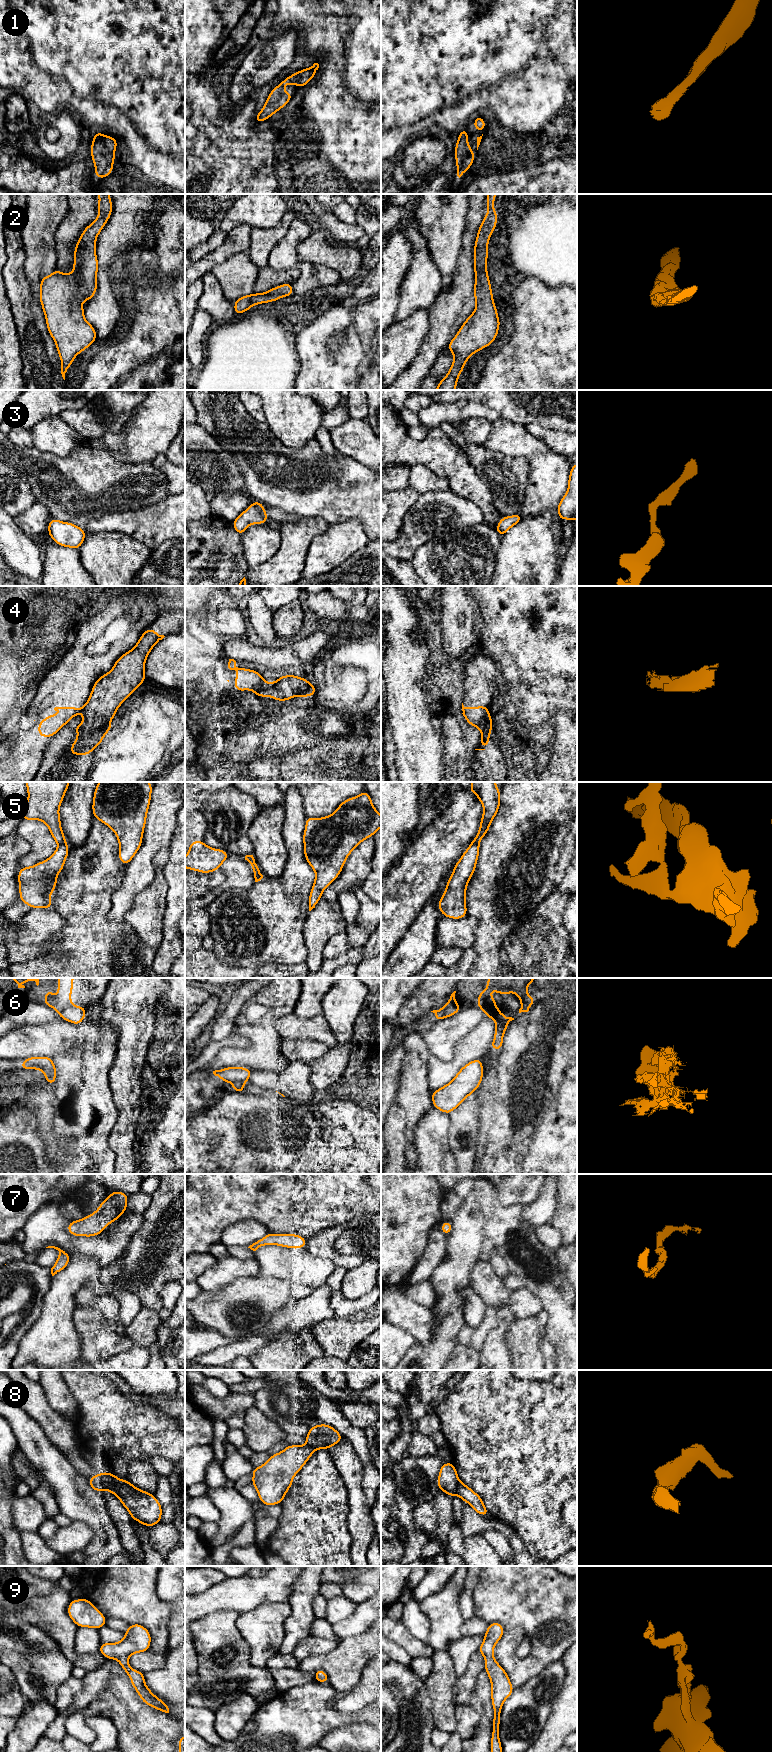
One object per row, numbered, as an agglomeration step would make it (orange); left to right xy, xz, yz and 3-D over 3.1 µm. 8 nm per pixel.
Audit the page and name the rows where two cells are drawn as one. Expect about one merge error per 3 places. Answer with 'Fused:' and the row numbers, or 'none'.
Fused: 4, 5, 6, 8

